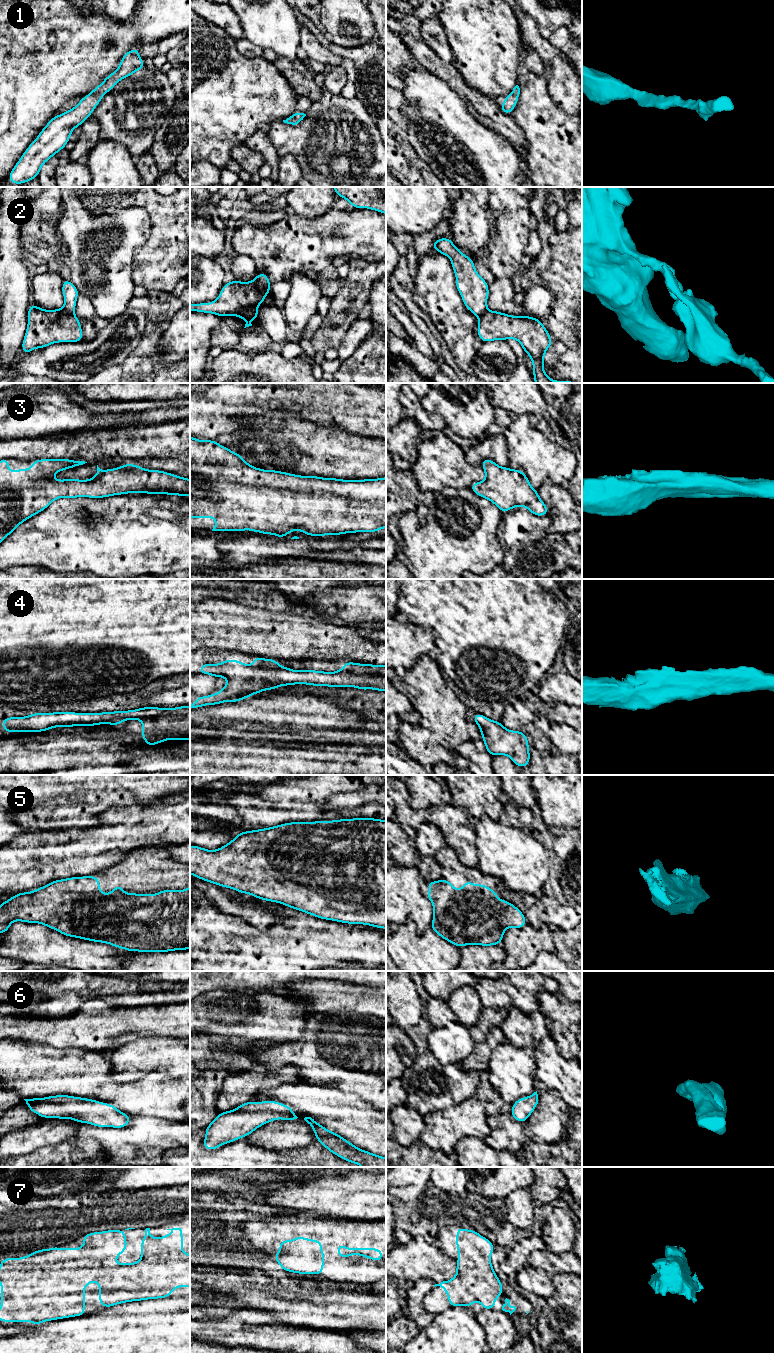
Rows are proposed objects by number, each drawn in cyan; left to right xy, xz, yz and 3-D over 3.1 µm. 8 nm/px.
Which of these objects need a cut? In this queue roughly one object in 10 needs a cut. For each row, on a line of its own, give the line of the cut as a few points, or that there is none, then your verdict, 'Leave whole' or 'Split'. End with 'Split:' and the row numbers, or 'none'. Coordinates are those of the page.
1: No split. Leave whole
2: Split along xz (255, 279), (269, 287). Split
3: No split. Leave whole
4: No split. Leave whole
5: No split. Leave whole
6: No split. Leave whole
7: No split. Leave whole
Split: 2

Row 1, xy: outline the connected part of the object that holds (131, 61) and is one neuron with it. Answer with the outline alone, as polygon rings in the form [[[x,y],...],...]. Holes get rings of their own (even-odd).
[[[139,48],[126,52],[117,70],[84,96],[74,108],[54,116],[46,124],[11,170],[9,181],[13,184],[24,184],[36,179],[42,165],[65,148],[72,131],[90,117],[103,96],[123,78],[132,76],[136,70],[142,71],[143,66],[144,60],[139,56]]]

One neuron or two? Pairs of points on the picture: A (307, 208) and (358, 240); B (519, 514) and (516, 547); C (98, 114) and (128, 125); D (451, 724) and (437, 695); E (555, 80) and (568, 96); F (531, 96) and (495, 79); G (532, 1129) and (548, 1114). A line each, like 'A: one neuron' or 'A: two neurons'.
A: two neurons
B: one neuron
C: one neuron
D: one neuron
E: one neuron
F: two neurons
G: one neuron

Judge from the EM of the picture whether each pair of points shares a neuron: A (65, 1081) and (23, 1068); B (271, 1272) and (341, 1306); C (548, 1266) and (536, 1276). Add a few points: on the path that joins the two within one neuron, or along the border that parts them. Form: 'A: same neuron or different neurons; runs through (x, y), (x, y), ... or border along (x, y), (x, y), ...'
A: same neuron; runs through (55, 1077), (45, 1075), (40, 1070), (33, 1070)
B: same neuron; runs through (282, 1291), (295, 1303), (322, 1306)
C: different neurons; border along (528, 1264), (544, 1269), (551, 1276)

